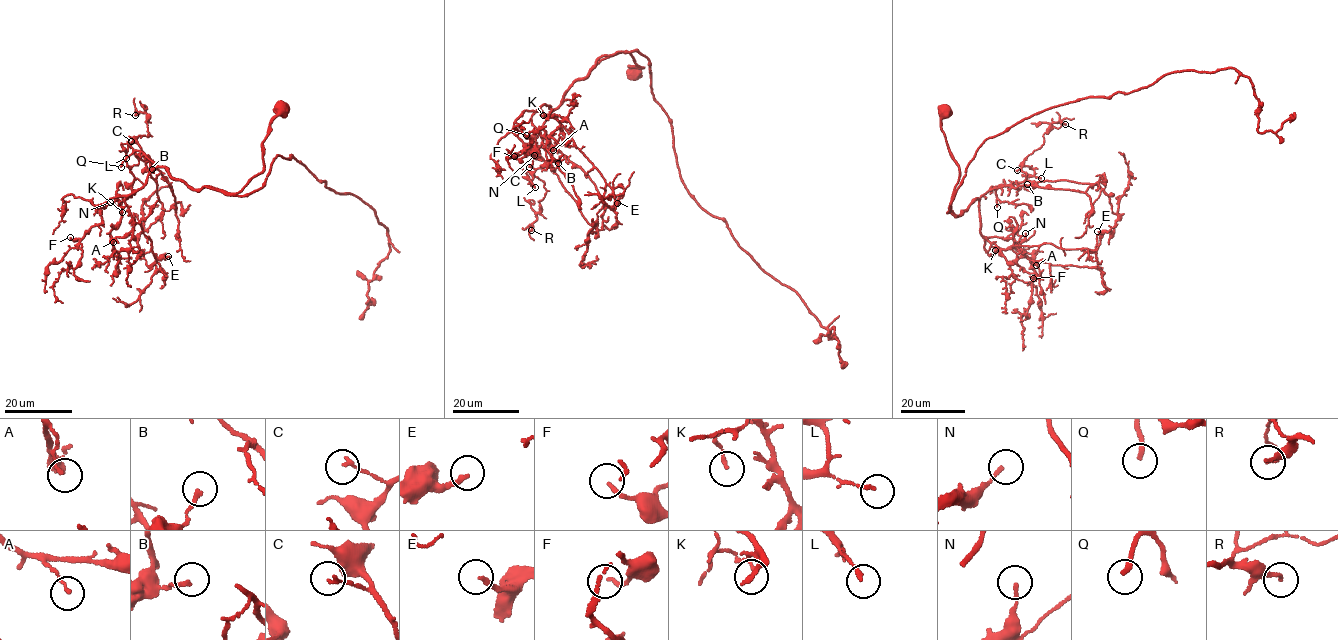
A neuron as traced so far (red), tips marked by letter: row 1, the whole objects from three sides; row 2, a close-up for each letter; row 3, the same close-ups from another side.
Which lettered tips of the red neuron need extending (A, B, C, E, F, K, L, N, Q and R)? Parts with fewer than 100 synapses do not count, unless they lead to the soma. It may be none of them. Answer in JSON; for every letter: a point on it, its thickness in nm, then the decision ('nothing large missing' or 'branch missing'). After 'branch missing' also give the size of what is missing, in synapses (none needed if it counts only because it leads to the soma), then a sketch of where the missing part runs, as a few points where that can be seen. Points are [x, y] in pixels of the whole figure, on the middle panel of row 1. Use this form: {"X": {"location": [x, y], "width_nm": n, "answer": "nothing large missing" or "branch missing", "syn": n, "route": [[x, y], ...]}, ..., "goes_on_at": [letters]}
{"A": {"location": [553, 150], "width_nm": 130, "answer": "nothing large missing"}, "B": {"location": [558, 163], "width_nm": 180, "answer": "nothing large missing"}, "C": {"location": [529, 167], "width_nm": 140, "answer": "nothing large missing"}, "E": {"location": [617, 203], "width_nm": 200, "answer": "nothing large missing"}, "F": {"location": [514, 156], "width_nm": 170, "answer": "nothing large missing"}, "K": {"location": [543, 115], "width_nm": 140, "answer": "nothing large missing"}, "L": {"location": [535, 187], "width_nm": 150, "answer": "nothing large missing"}, "N": {"location": [534, 155], "width_nm": 140, "answer": "nothing large missing"}, "Q": {"location": [526, 135], "width_nm": 200, "answer": "branch missing", "syn": 110, "route": [[526, 135], [510, 146], [527, 172], [524, 187], [545, 219], [567, 240], [564, 247], [571, 251]]}, "R": {"location": [531, 230], "width_nm": 150, "answer": "nothing large missing"}, "goes_on_at": ["Q"]}

